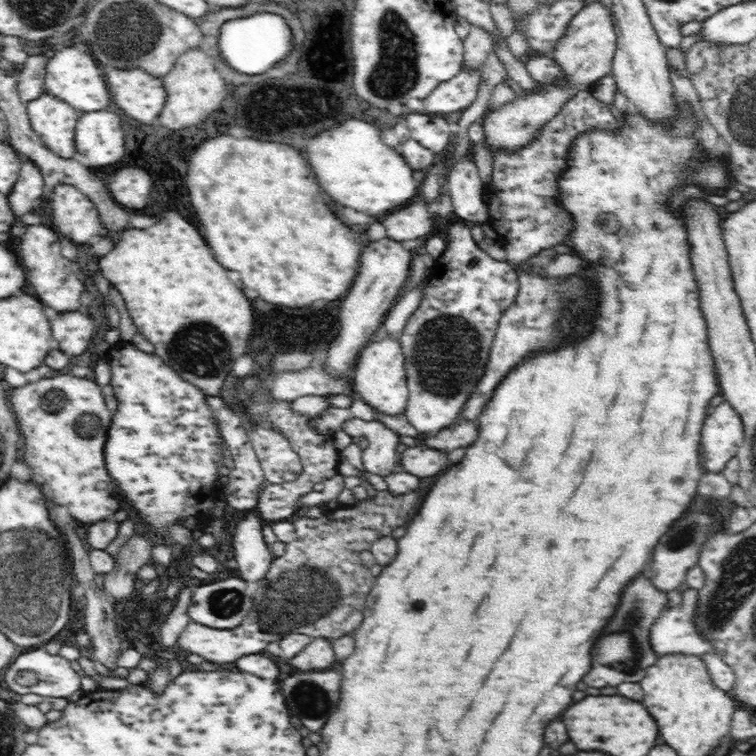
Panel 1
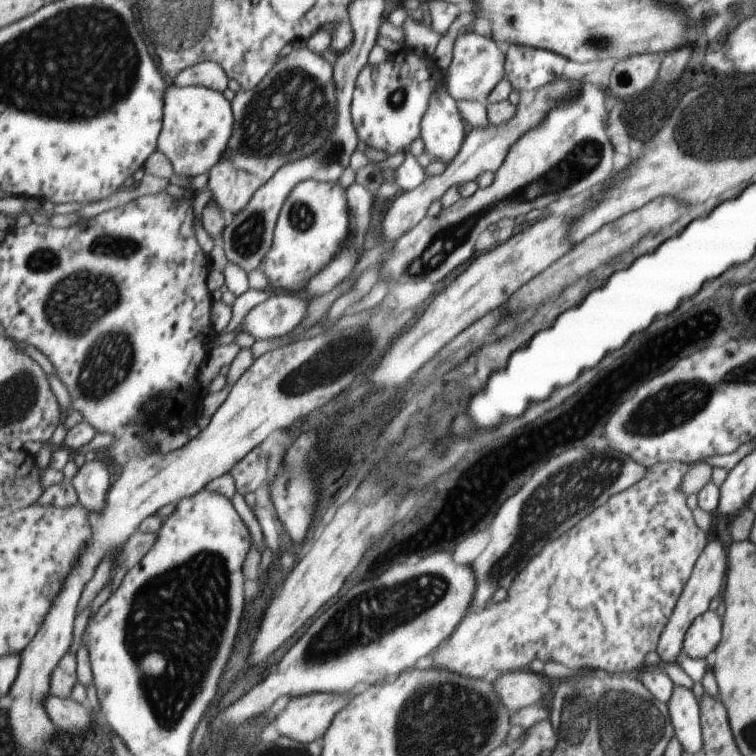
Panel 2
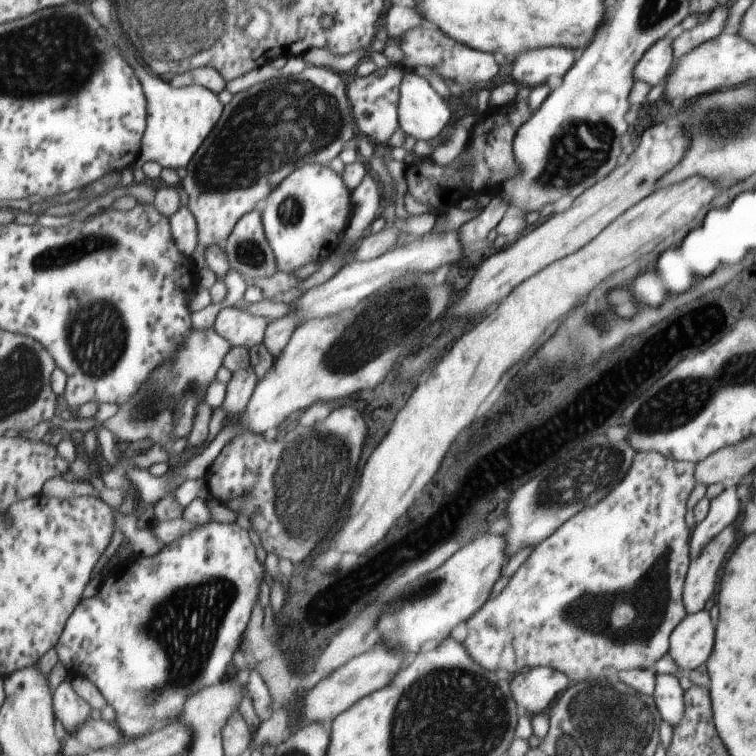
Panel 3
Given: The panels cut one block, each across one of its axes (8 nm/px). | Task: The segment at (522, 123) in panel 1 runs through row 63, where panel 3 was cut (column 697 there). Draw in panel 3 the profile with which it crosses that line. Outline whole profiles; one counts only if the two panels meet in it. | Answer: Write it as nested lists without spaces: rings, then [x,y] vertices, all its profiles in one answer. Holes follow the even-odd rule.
[[[729,524],[701,549],[699,556],[693,562],[688,564],[689,580],[684,580],[684,608],[687,614],[703,609],[705,602],[711,596],[715,596],[717,574],[725,560],[725,554],[729,552],[729,546],[733,544],[733,538],[735,538],[733,524]]]

